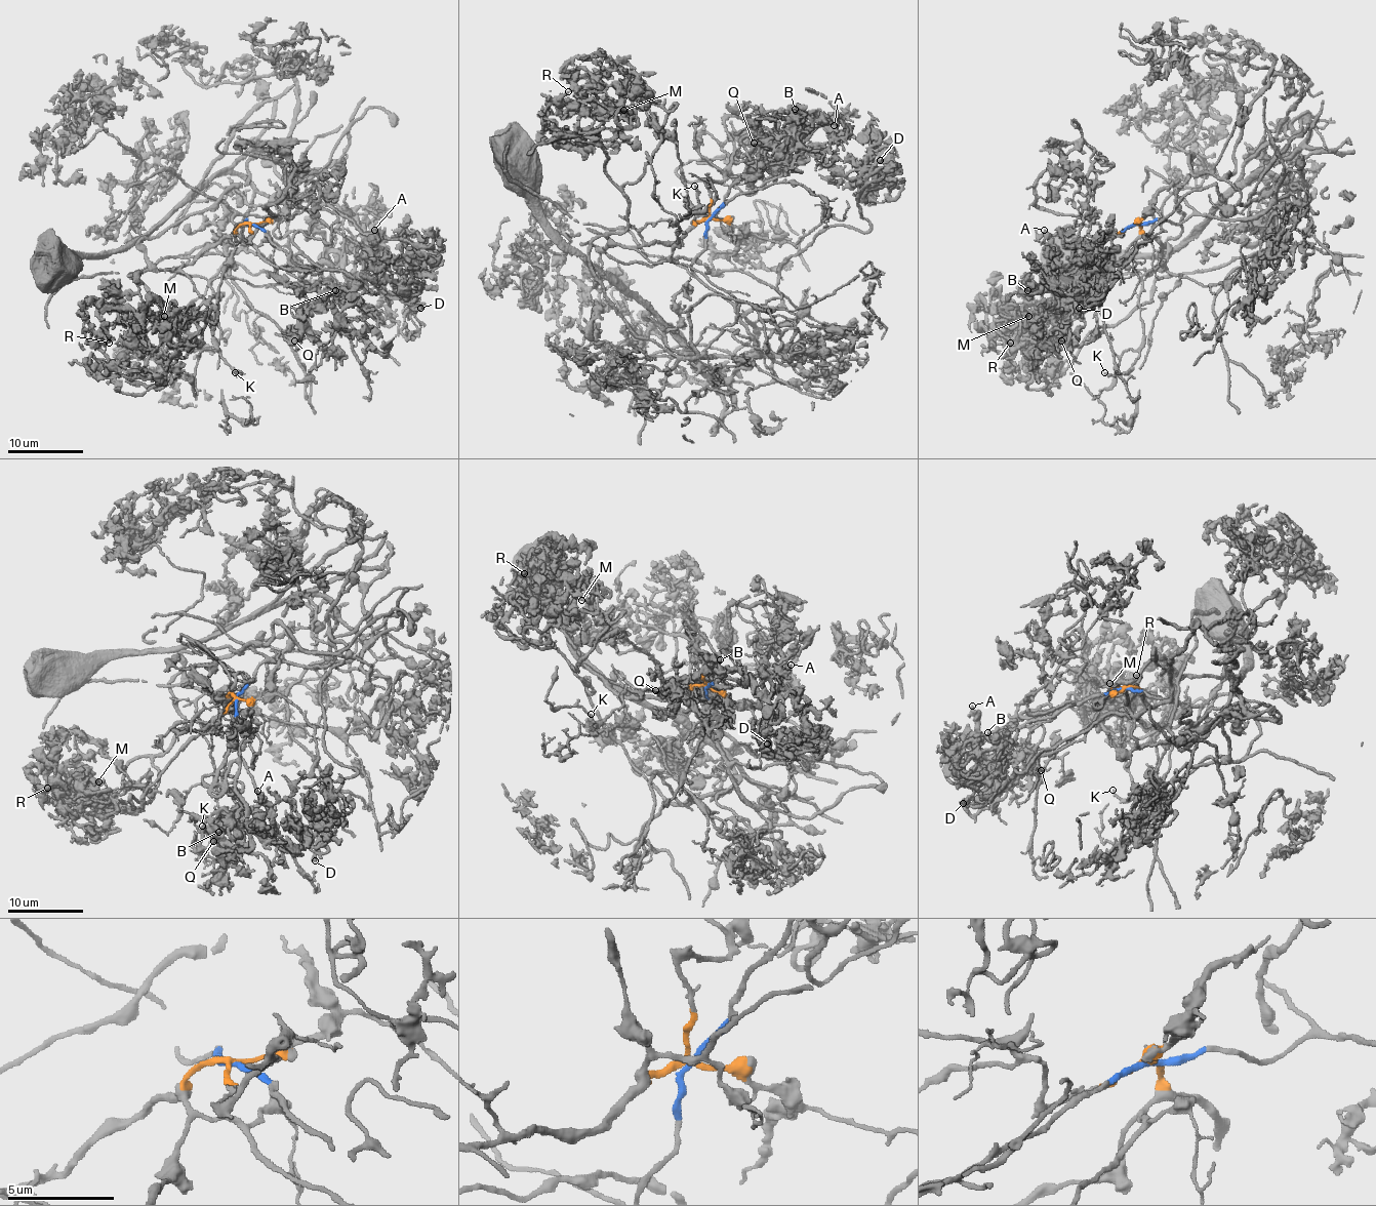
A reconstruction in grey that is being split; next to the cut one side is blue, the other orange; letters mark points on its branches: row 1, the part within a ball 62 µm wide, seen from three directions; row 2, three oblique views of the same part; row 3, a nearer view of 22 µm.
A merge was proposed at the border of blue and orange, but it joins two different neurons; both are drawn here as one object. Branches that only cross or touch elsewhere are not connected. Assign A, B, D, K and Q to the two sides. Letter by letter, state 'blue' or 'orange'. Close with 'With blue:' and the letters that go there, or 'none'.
A: blue
B: blue
D: blue
K: orange
Q: blue
With blue: A, B, D, Q

